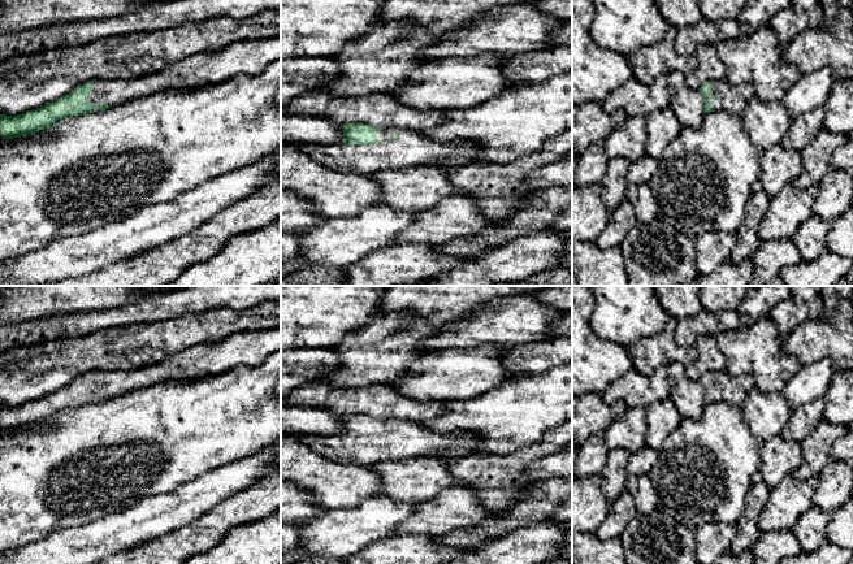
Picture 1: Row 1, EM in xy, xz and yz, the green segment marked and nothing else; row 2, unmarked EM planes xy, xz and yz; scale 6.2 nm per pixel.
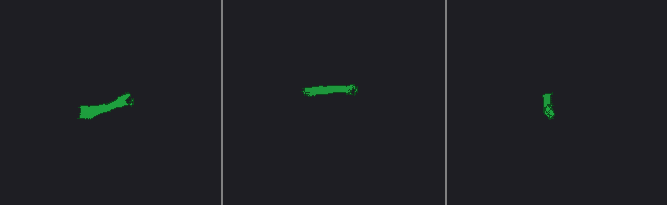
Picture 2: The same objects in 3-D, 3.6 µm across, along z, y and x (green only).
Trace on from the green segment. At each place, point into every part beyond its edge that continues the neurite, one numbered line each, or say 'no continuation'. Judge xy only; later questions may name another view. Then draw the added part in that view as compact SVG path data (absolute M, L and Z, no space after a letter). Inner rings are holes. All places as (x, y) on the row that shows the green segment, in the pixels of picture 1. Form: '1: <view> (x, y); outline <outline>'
1: xy (251, 56); outline M281 36L238 40L134 79L98 79L87 100L95 109L103 103L114 108L157 92L198 90L241 74L260 74L276 60L281 60Z

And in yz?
1: yz (735, 99); outline M723 81L710 83L711 94L707 100L713 104L714 112L727 110L741 117L749 104L749 92L742 86L732 86Z

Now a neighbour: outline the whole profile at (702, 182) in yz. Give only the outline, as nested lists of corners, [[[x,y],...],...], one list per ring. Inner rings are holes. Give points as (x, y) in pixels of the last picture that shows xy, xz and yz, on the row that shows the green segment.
[[[716,110],[705,113],[700,127],[684,126],[681,129],[658,160],[655,174],[649,186],[659,205],[658,216],[677,231],[692,239],[710,231],[726,231],[736,235],[746,217],[752,185],[759,174],[758,148],[744,130],[741,117],[727,110]]]

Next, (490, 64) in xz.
[[[486,53],[477,57],[450,57],[429,60],[407,77],[407,82],[389,92],[397,100],[417,110],[464,109],[497,97],[512,83],[501,70],[501,62],[507,55]]]

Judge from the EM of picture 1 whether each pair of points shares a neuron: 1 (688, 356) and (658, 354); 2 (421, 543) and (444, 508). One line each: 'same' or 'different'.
1: same
2: different

